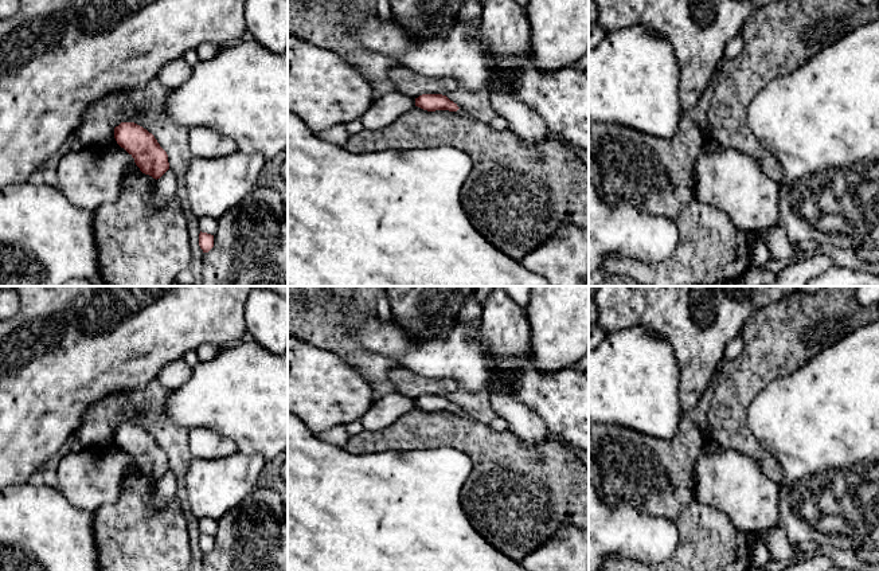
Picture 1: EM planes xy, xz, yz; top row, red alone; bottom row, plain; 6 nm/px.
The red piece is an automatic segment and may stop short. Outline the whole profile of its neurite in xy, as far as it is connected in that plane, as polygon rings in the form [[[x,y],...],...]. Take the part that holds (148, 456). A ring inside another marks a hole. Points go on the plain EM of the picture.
[[[121,423],[114,429],[114,439],[133,459],[140,472],[160,480],[168,470],[168,455],[152,434],[134,423]]]

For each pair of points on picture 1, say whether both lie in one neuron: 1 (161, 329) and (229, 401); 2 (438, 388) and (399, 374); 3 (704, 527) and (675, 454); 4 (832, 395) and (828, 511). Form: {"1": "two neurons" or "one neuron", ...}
{"1": "two neurons", "2": "one neuron", "3": "one neuron", "4": "one neuron"}

